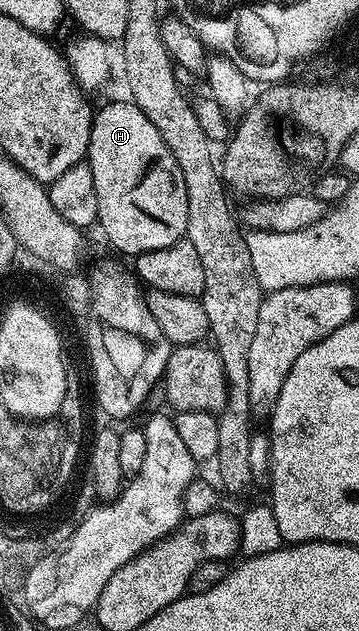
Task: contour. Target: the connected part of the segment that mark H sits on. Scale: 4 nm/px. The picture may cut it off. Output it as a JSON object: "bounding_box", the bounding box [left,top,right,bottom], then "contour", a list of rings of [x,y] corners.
{"bounding_box":[85,101,188,257],"contour":[[[133,101],[125,102],[106,103],[93,112],[85,162],[90,164],[92,177],[96,177],[97,226],[106,234],[105,242],[137,257],[164,249],[185,236],[188,189],[176,157],[164,145],[164,137],[156,133],[156,125]]]}

